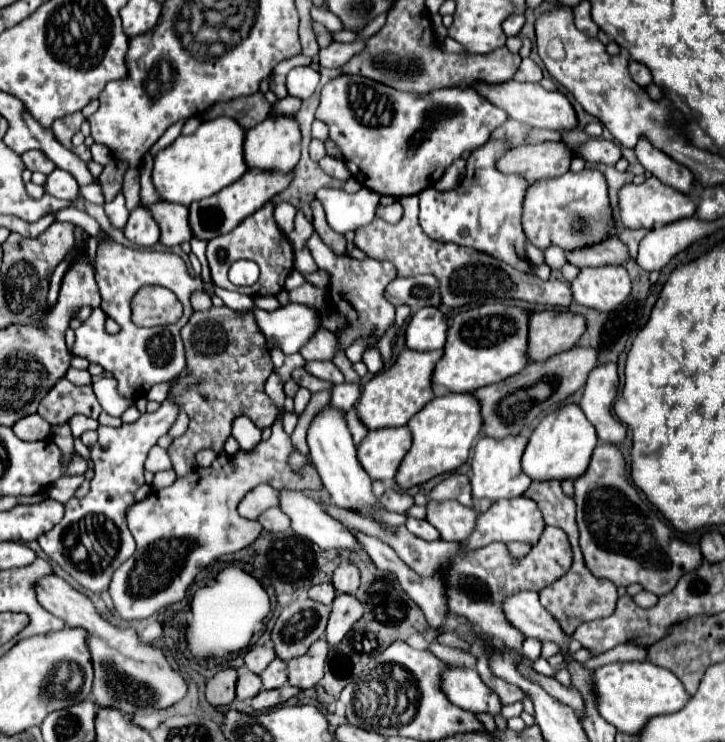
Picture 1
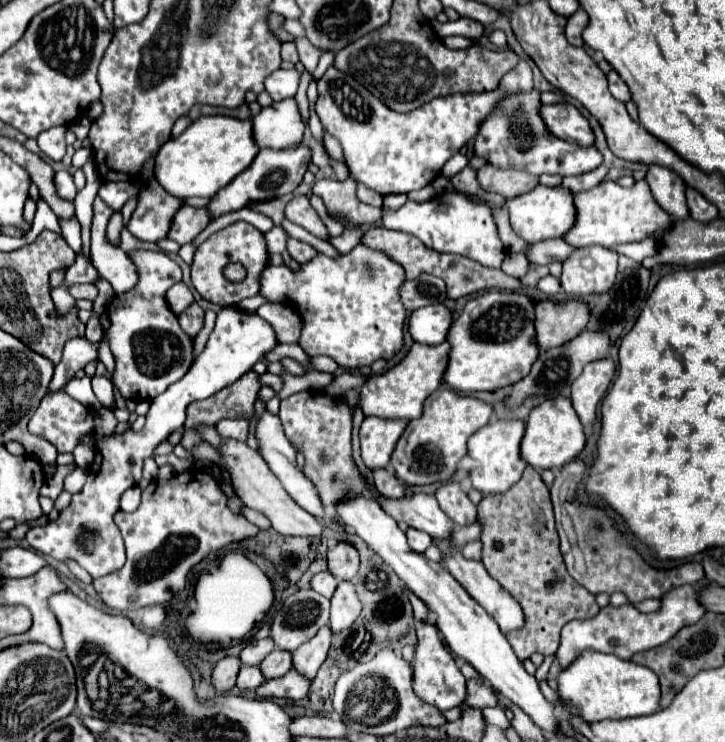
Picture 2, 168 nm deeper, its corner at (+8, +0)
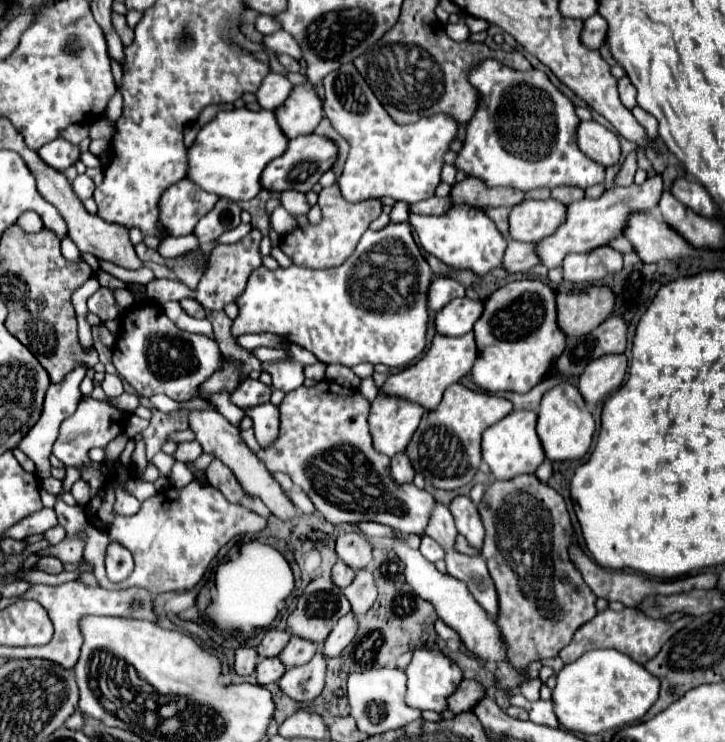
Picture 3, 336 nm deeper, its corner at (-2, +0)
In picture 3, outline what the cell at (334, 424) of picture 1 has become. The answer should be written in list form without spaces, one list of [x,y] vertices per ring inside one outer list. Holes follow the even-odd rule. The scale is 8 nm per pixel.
[[[396,540],[396,542],[394,542],[394,550],[396,550],[398,558],[406,564],[404,574],[406,574],[408,584],[412,586],[412,590],[414,590],[420,598],[424,598],[424,600],[428,600],[428,602],[434,604],[438,616],[440,616],[450,628],[454,628],[454,630],[460,634],[464,646],[466,646],[470,652],[474,652],[474,654],[476,654],[478,658],[482,658],[486,664],[496,664],[496,662],[500,662],[500,660],[506,660],[506,646],[504,646],[502,636],[498,634],[496,622],[478,606],[478,602],[474,602],[474,598],[472,598],[470,592],[466,590],[466,584],[464,584],[464,582],[452,578],[450,574],[440,574],[440,572],[436,570],[436,566],[434,566],[432,562],[428,562],[428,560],[420,554],[420,550],[408,548],[404,540]]]

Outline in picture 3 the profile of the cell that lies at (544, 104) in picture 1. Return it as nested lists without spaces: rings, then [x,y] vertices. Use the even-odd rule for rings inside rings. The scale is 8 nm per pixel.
[[[580,122],[578,126],[578,146],[594,162],[610,168],[620,162],[620,142],[618,136],[598,122]]]

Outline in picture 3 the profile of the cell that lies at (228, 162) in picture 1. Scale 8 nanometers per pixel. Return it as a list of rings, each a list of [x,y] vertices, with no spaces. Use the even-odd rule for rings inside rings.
[[[220,110],[212,122],[208,122],[200,132],[192,148],[188,148],[188,176],[192,182],[202,186],[220,198],[232,202],[252,200],[260,190],[260,176],[266,164],[282,156],[288,148],[288,138],[278,126],[272,110]]]

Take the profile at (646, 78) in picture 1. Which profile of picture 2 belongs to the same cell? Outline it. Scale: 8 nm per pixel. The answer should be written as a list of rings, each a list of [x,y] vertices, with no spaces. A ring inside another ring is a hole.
[[[614,70],[608,72],[608,84],[610,84],[610,92],[614,94],[614,98],[618,98],[622,102],[628,102],[632,98],[632,92],[628,90],[628,84]]]

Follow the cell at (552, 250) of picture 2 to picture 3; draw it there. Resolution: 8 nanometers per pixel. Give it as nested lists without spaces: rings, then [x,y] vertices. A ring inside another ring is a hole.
[[[510,240],[508,248],[504,252],[504,260],[502,260],[502,268],[508,274],[520,274],[520,272],[528,272],[532,266],[536,266],[540,260],[536,258],[534,252],[534,244],[524,244],[524,242],[516,242]]]

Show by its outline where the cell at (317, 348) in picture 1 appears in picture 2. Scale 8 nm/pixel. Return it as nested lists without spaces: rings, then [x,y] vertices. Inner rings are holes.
[[[264,304],[258,310],[258,316],[266,318],[278,332],[278,340],[282,344],[298,344],[302,332],[302,318],[300,314],[286,304]]]

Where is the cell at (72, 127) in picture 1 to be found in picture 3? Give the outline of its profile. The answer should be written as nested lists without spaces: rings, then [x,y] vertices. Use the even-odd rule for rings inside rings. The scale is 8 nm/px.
[[[56,138],[52,142],[48,142],[46,146],[42,146],[38,150],[38,156],[48,164],[52,166],[54,170],[66,170],[70,166],[74,166],[78,162],[78,156],[80,156],[80,146],[78,144],[70,144],[62,138]]]

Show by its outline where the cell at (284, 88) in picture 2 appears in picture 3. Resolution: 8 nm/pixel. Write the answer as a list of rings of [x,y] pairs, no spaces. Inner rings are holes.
[[[270,72],[264,80],[262,80],[262,86],[258,88],[256,92],[256,98],[258,98],[258,104],[266,110],[276,110],[290,94],[290,80],[284,78],[282,74],[276,74],[276,72]]]

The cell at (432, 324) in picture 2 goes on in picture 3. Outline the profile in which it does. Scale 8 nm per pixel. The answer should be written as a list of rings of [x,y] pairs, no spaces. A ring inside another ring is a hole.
[[[456,298],[436,314],[436,330],[444,336],[462,336],[472,330],[474,322],[482,316],[484,302],[470,298]]]

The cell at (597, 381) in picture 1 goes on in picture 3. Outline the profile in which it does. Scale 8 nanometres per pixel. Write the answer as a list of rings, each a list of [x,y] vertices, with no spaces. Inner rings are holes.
[[[606,354],[590,362],[590,366],[586,366],[578,382],[578,390],[584,396],[584,400],[588,404],[596,404],[614,390],[618,390],[626,374],[626,366],[628,364],[624,354]]]

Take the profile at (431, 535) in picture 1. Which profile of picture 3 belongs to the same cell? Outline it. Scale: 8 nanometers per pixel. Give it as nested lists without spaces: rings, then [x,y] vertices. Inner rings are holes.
[[[422,536],[420,552],[422,552],[422,556],[424,556],[426,560],[430,560],[430,562],[444,560],[444,550],[442,550],[442,546],[438,546],[438,542],[434,542],[430,536]]]

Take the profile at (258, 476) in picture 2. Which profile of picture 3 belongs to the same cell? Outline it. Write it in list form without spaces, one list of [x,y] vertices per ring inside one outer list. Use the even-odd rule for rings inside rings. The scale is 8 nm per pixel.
[[[190,410],[188,414],[188,424],[190,430],[194,432],[196,440],[200,442],[202,450],[206,454],[210,454],[210,450],[216,454],[218,460],[222,460],[240,480],[242,488],[252,494],[258,496],[274,516],[278,516],[280,520],[290,520],[294,518],[298,512],[294,508],[294,504],[288,500],[286,492],[280,488],[280,484],[272,478],[272,474],[266,470],[266,466],[256,458],[256,454],[242,442],[240,438],[240,430],[236,426],[232,426],[230,422],[226,422],[226,418],[222,418],[222,414],[218,414],[216,410]]]

